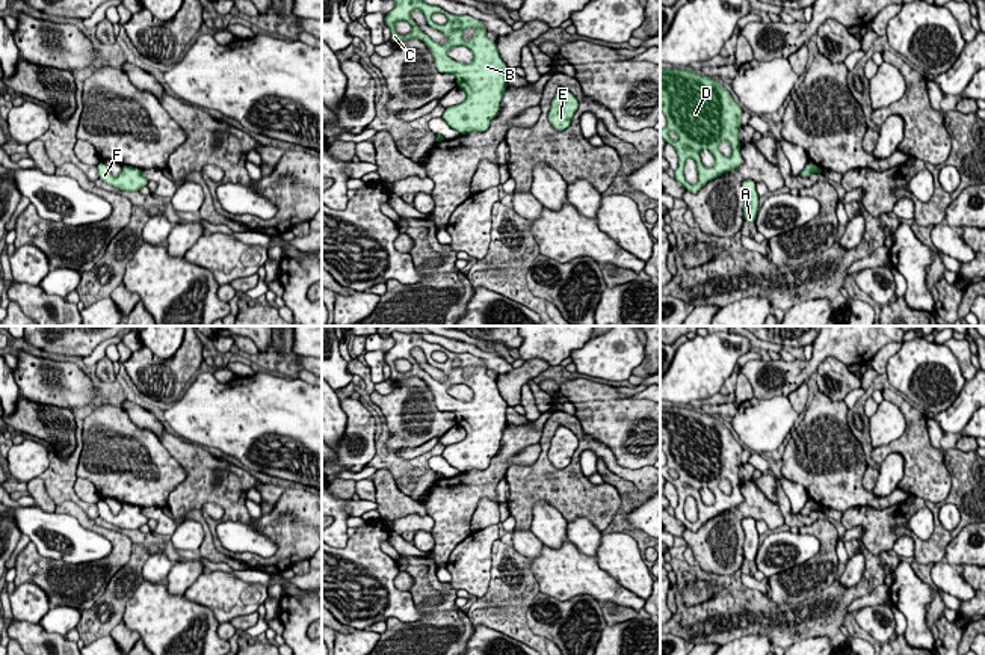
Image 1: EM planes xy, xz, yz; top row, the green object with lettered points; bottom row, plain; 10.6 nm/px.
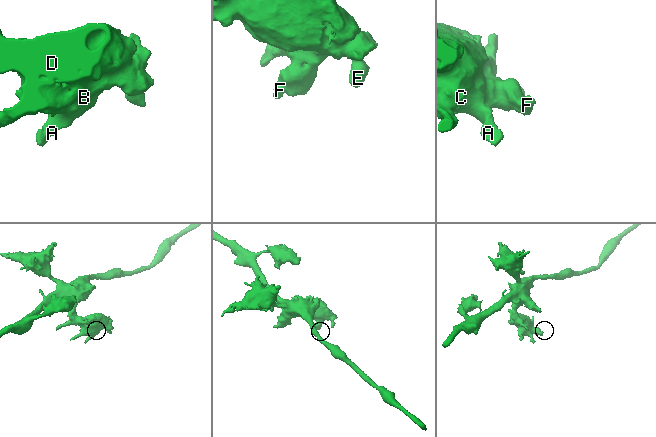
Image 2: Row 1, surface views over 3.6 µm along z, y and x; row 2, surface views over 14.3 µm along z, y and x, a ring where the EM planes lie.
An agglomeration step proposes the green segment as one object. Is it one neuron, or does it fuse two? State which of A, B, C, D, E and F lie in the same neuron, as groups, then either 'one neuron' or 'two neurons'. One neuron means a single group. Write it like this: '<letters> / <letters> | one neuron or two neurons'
A B C D E F | one neuron

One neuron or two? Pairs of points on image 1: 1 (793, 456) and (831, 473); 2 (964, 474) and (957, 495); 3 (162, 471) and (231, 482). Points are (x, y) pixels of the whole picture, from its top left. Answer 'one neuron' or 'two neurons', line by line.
1: one neuron
2: one neuron
3: two neurons

